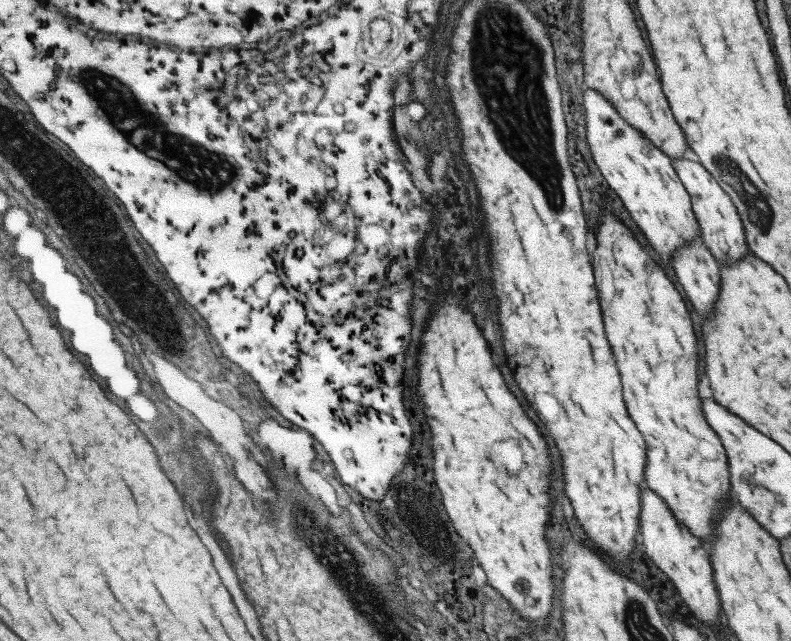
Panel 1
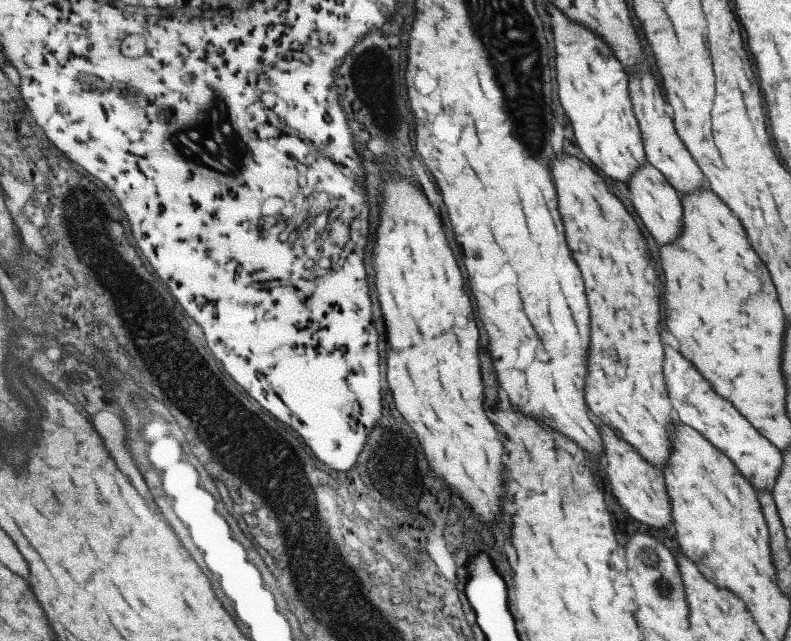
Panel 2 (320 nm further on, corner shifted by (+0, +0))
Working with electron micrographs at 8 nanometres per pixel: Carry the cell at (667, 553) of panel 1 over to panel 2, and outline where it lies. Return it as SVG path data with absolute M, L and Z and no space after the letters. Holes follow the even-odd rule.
M593 418L598 427L598 433L603 447L605 458L604 473L609 480L609 488L617 500L617 504L641 524L649 528L671 530L669 499L665 492L662 472L647 462L630 444L622 441L608 426L601 425Z

